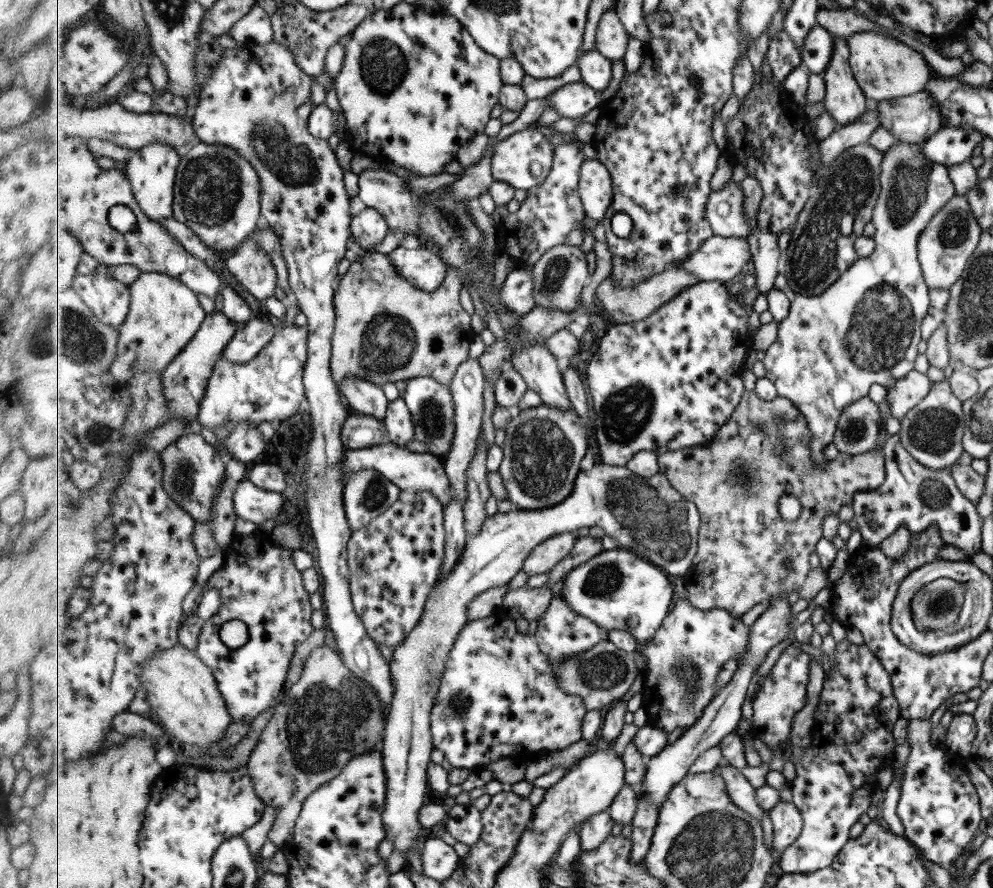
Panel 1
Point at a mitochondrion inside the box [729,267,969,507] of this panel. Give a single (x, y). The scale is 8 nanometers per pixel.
(881, 328)

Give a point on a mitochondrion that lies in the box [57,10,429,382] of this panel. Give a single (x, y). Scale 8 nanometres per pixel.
(212, 188)

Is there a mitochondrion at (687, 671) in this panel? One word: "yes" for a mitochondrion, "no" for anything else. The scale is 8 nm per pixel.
yes

